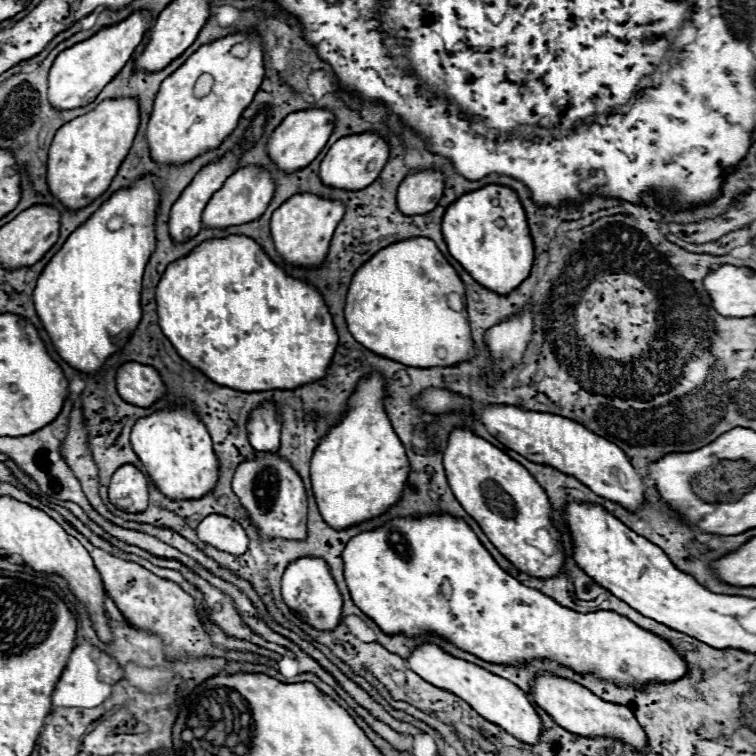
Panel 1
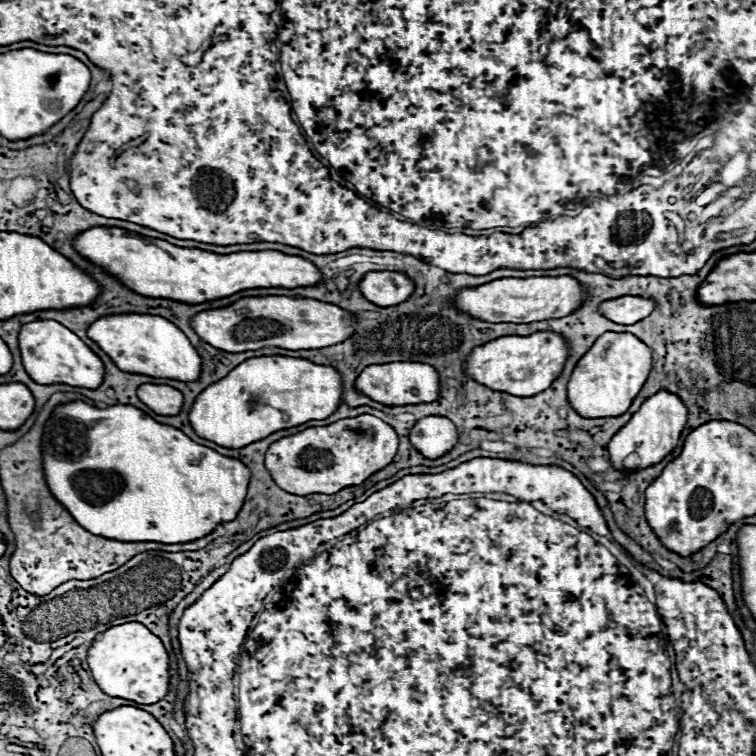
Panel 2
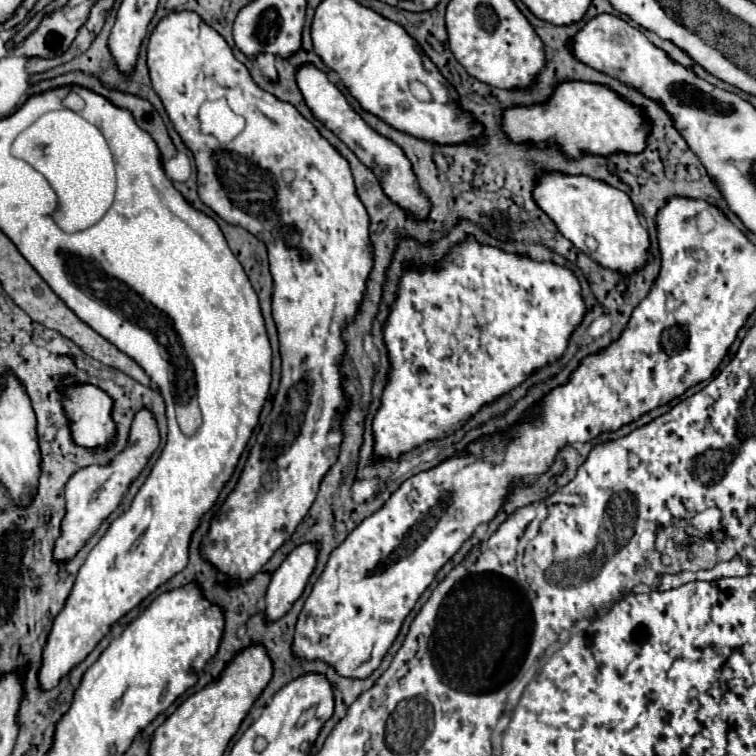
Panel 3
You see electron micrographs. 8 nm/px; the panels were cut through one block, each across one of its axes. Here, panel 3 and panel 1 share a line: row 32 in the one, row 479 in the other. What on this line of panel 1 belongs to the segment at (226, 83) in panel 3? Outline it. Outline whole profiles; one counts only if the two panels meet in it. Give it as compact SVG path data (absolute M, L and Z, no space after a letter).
M188 406L140 418L132 428L132 448L156 488L170 500L196 500L196 496L206 496L218 484L220 462L216 460L212 440L200 418Z

